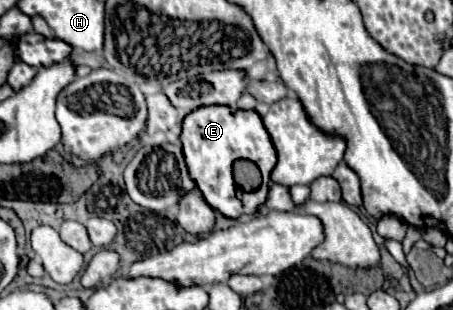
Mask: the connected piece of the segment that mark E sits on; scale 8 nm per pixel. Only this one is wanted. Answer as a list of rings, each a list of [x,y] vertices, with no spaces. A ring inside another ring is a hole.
[[[225,105],[201,107],[183,119],[181,143],[183,143],[183,155],[187,161],[191,179],[197,183],[197,189],[215,211],[219,211],[221,215],[229,219],[237,219],[239,215],[257,213],[263,207],[267,199],[267,191],[269,191],[267,187],[269,175],[275,167],[277,155],[269,139],[269,133],[265,131],[261,123],[261,115],[257,111],[241,111],[241,109],[231,109]],[[239,159],[253,161],[261,169],[263,183],[265,183],[261,189],[253,193],[243,193],[235,185],[233,163]]]

